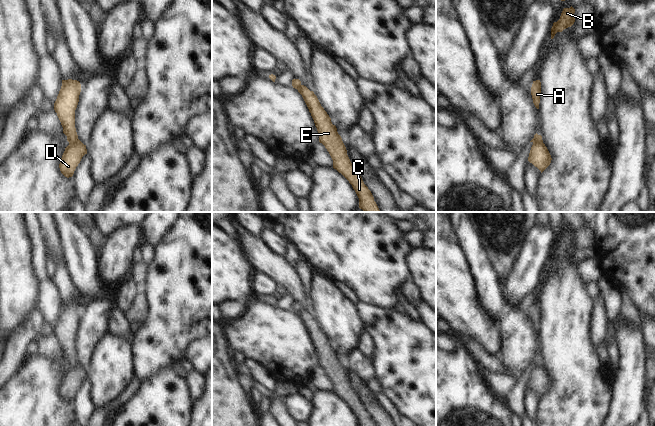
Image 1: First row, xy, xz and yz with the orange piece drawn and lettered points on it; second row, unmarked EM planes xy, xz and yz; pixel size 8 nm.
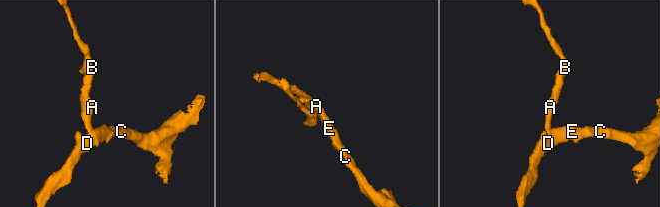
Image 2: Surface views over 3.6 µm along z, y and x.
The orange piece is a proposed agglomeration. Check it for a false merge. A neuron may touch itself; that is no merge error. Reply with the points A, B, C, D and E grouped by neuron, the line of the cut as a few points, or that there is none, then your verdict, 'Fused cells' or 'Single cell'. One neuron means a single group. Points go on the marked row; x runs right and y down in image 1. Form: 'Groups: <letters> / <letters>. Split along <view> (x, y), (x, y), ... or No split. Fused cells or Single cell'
Groups: A B / C D E. Split along xy (78, 139), (74, 143), (69, 144). Fused cells.

